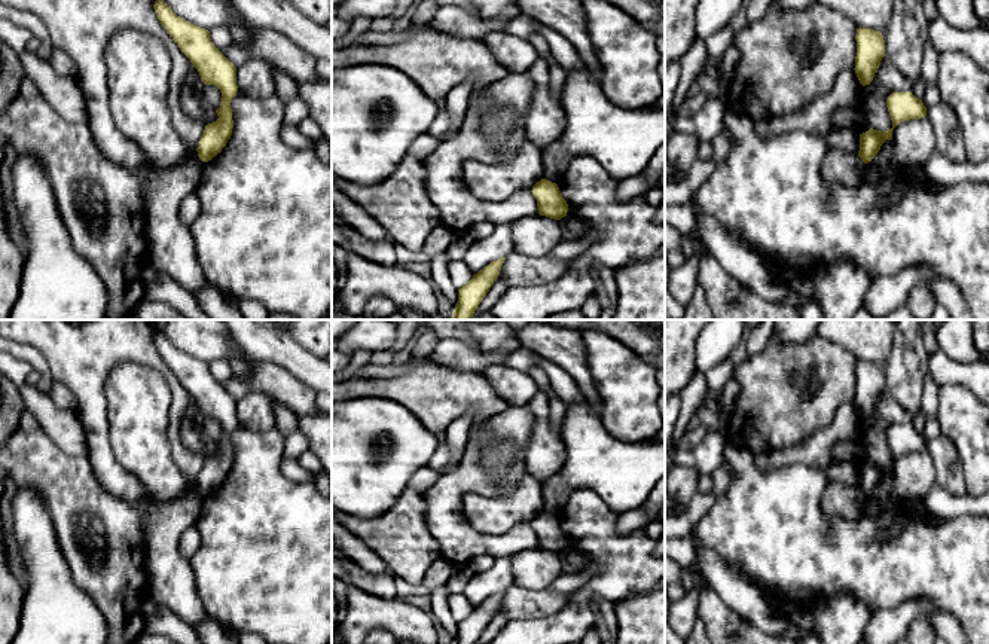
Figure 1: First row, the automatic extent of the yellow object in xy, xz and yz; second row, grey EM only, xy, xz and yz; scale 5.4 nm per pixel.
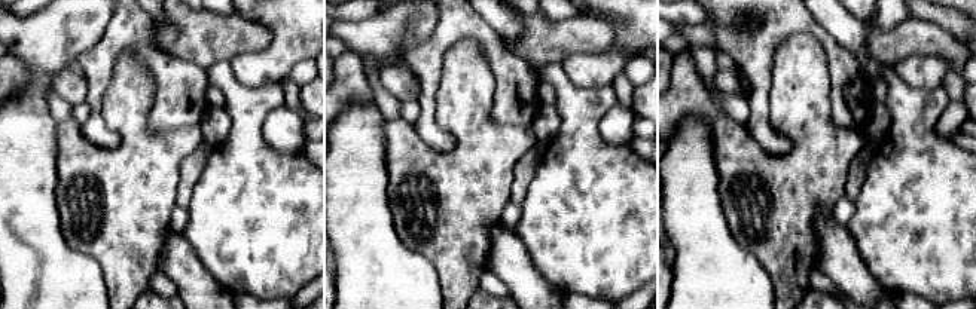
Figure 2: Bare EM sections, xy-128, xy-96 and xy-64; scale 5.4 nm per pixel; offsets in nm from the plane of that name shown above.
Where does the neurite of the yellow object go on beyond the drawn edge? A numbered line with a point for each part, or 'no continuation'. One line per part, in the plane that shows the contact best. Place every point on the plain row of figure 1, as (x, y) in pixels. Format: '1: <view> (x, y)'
no continuation

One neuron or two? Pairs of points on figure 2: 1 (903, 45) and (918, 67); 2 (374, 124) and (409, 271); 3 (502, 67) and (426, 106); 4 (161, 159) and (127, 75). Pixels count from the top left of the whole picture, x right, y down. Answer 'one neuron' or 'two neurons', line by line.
1: two neurons
2: one neuron
3: one neuron
4: one neuron

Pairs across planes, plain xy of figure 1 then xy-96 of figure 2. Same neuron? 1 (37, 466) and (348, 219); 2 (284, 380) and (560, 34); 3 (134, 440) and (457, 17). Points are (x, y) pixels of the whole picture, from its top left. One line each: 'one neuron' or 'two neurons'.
1: two neurons
2: one neuron
3: two neurons

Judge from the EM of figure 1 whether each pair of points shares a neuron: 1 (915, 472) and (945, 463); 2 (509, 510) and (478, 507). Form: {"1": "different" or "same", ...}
{"1": "different", "2": "same"}

